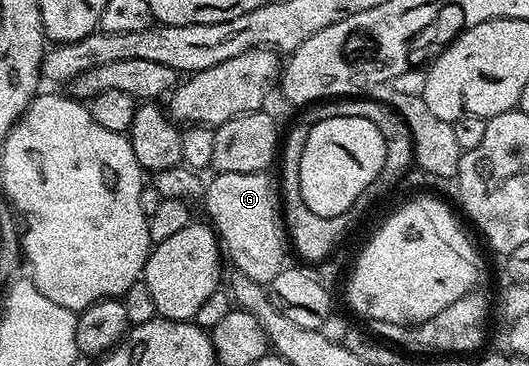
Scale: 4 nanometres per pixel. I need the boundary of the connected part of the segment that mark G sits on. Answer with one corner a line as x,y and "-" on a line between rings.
226,172
225,174
213,173
212,179
207,179
202,203
204,210
208,213
207,221
216,232
220,240
223,253
236,265
236,274
245,274
250,280
261,284
270,284
278,272
286,268
284,262
290,258
290,243
288,230
284,226
284,211
282,199
273,175
268,172

